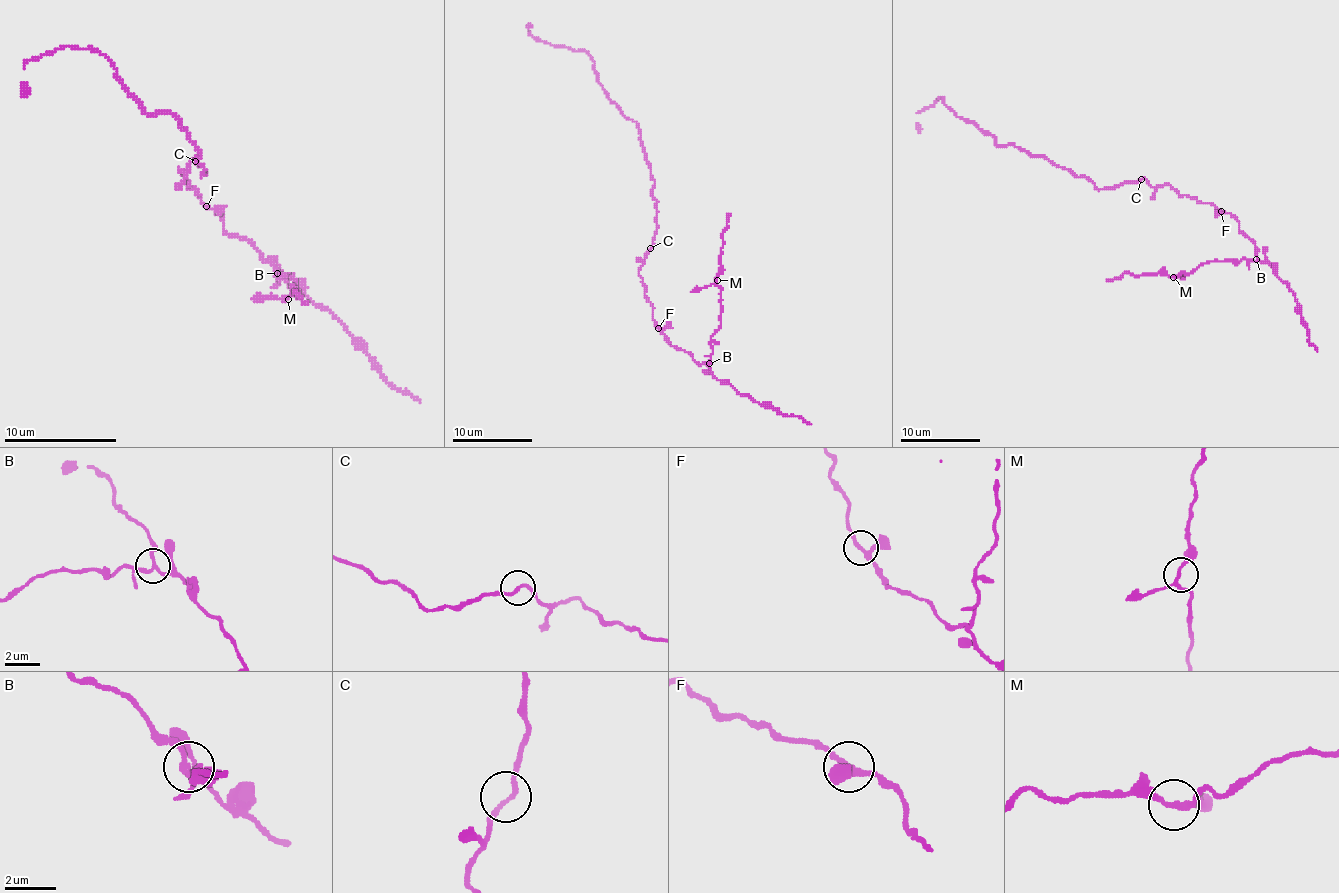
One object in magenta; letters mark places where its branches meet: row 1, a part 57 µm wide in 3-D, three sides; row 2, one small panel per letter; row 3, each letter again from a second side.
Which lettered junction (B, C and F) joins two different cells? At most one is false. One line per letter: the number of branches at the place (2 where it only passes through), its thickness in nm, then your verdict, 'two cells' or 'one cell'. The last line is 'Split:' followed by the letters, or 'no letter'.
B: branches 3; calibre 180 nm; two cells
C: branches 2; calibre 180 nm; one cell
F: branches 3; calibre 190 nm; one cell
Split: B

